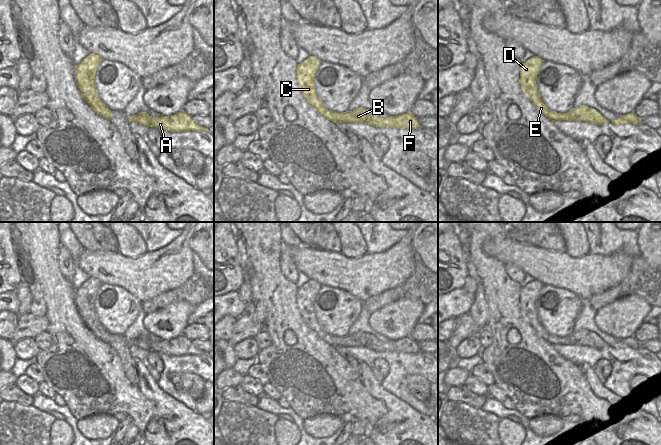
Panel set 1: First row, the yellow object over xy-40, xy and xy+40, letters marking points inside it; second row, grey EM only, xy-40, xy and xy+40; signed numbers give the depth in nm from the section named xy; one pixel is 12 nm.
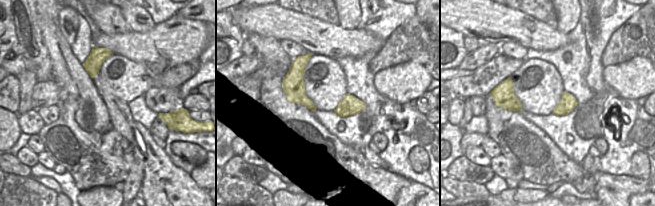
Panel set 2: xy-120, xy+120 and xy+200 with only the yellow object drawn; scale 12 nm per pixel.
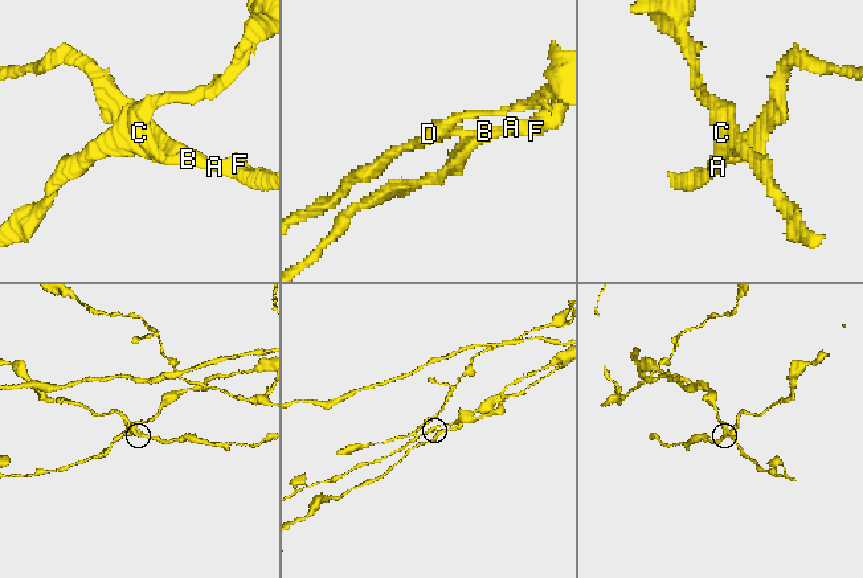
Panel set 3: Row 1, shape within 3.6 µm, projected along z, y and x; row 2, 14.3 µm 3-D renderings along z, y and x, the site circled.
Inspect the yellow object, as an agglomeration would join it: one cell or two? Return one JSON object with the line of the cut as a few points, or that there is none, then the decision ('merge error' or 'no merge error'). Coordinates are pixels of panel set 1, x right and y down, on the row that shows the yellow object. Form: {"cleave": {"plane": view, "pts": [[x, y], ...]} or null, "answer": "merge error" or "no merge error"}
{"cleave": {"plane": "xy", "pts": [[333, 112], [337, 121]]}, "answer": "merge error"}

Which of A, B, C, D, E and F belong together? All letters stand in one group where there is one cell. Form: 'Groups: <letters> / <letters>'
Groups: A B F / C D E.

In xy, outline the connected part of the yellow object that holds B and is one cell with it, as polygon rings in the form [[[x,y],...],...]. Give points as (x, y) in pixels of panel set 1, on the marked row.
[[[358,108],[354,111],[346,111],[342,113],[334,112],[338,123],[364,123],[379,128],[402,128],[402,129],[419,129],[417,117],[411,112],[397,116],[389,116],[384,119],[375,112],[366,108]]]

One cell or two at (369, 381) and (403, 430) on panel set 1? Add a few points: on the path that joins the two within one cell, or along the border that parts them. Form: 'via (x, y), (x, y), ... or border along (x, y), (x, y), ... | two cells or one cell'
via (381, 393), (397, 409), (397, 418) | one cell

